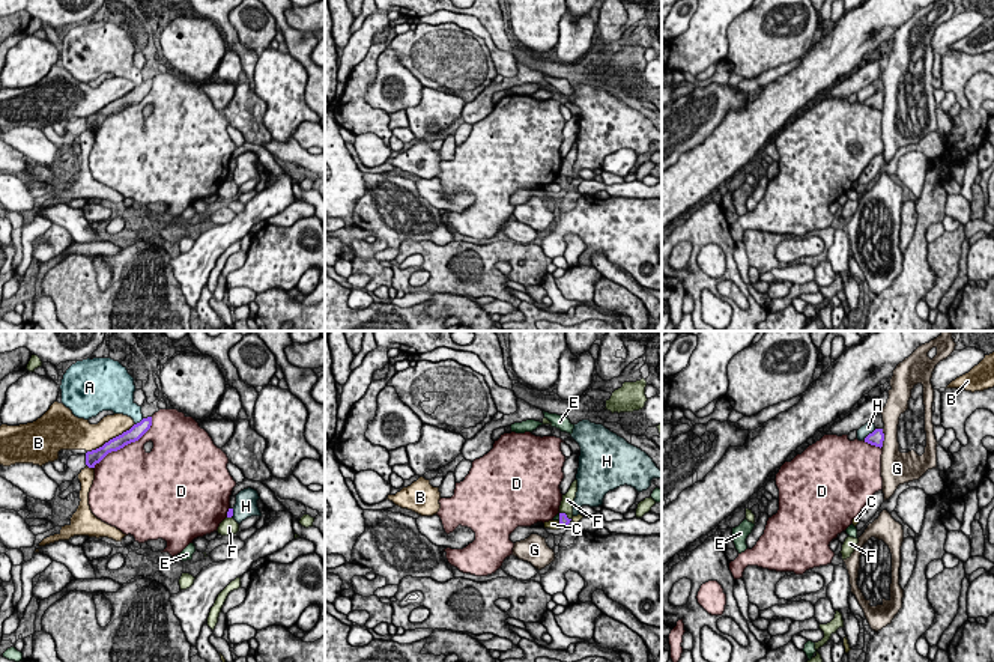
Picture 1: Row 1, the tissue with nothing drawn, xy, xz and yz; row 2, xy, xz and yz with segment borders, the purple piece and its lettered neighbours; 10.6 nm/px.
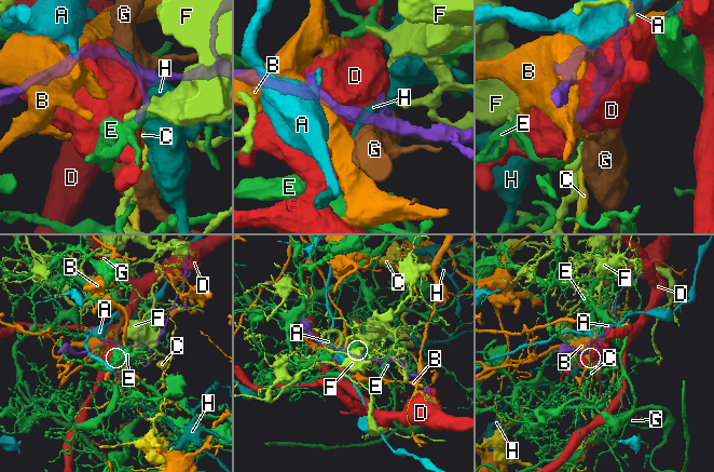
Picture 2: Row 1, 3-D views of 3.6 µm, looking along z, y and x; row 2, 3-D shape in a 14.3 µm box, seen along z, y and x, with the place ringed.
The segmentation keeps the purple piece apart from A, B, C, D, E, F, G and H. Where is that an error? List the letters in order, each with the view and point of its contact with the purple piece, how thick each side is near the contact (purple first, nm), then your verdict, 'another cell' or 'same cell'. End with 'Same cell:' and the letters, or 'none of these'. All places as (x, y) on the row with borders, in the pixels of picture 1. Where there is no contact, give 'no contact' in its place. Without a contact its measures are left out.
A: xy (140, 422) | 160/200 nm | another cell
B: xy (110, 440) | 160/300 nm | another cell
C: xz (560, 522) | 120/100 nm | another cell
D: xy (125, 444) | 160/460 nm | another cell
E: xz (560, 516) | 120/60 nm | another cell
F: xz (566, 515) | 120/130 nm | another cell
G: yz (883, 438) | 160/240 nm | another cell
H: yz (869, 434) | 160/120 nm | another cell
Same cell: none of these

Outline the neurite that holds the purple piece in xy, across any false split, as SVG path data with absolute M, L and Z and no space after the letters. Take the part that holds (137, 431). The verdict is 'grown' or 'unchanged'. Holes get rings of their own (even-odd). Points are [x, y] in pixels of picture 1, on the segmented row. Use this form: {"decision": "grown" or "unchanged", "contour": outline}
{"decision": "unchanged", "contour": "M152 417L143 418L140 423L134 424L129 430L110 439L102 447L86 453L86 465L95 468L108 453L117 451L125 445L138 441L152 426Z"}

